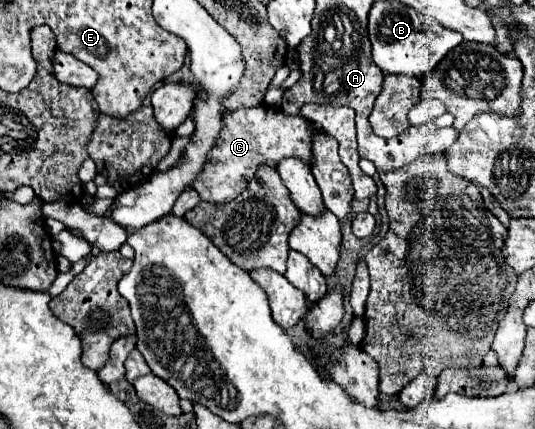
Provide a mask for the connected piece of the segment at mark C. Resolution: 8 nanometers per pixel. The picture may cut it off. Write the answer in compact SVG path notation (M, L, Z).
M256 106L256 108L242 108L228 112L222 118L222 130L214 142L214 148L210 150L206 168L198 174L198 178L190 184L202 200L214 202L214 204L226 204L234 200L254 178L258 166L266 164L276 168L284 158L298 158L304 164L312 166L312 138L314 130L308 124L308 120L300 116L288 116L282 114L282 110L274 106Z

